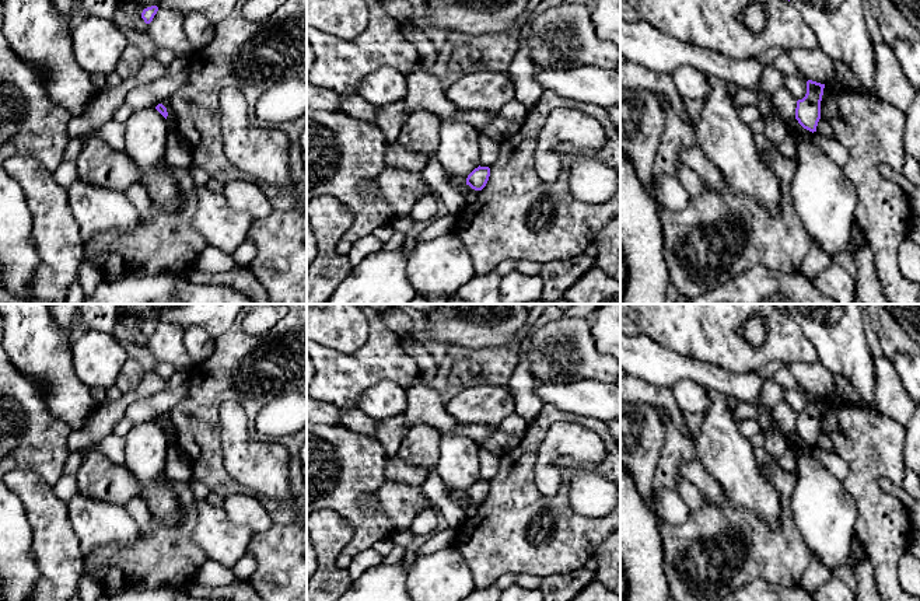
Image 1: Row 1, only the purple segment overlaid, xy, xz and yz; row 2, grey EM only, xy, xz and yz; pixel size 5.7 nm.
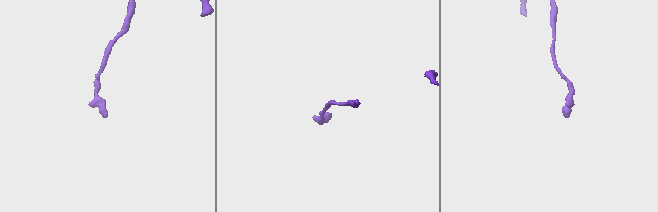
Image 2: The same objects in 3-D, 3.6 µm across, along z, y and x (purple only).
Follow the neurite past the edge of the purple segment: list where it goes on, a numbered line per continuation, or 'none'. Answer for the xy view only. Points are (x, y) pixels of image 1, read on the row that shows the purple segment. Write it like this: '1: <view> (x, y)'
none

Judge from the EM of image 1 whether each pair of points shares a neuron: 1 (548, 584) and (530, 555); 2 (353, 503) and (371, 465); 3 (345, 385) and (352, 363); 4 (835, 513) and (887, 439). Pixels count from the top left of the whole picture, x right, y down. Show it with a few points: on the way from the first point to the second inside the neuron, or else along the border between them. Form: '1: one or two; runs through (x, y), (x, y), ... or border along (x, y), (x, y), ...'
1: two; border along (576, 569), (541, 577)
2: one; runs through (353, 493), (353, 484), (361, 475)
3: one; runs through (345, 380), (352, 373), (352, 369)
4: two; border along (842, 484), (854, 503), (856, 526)

